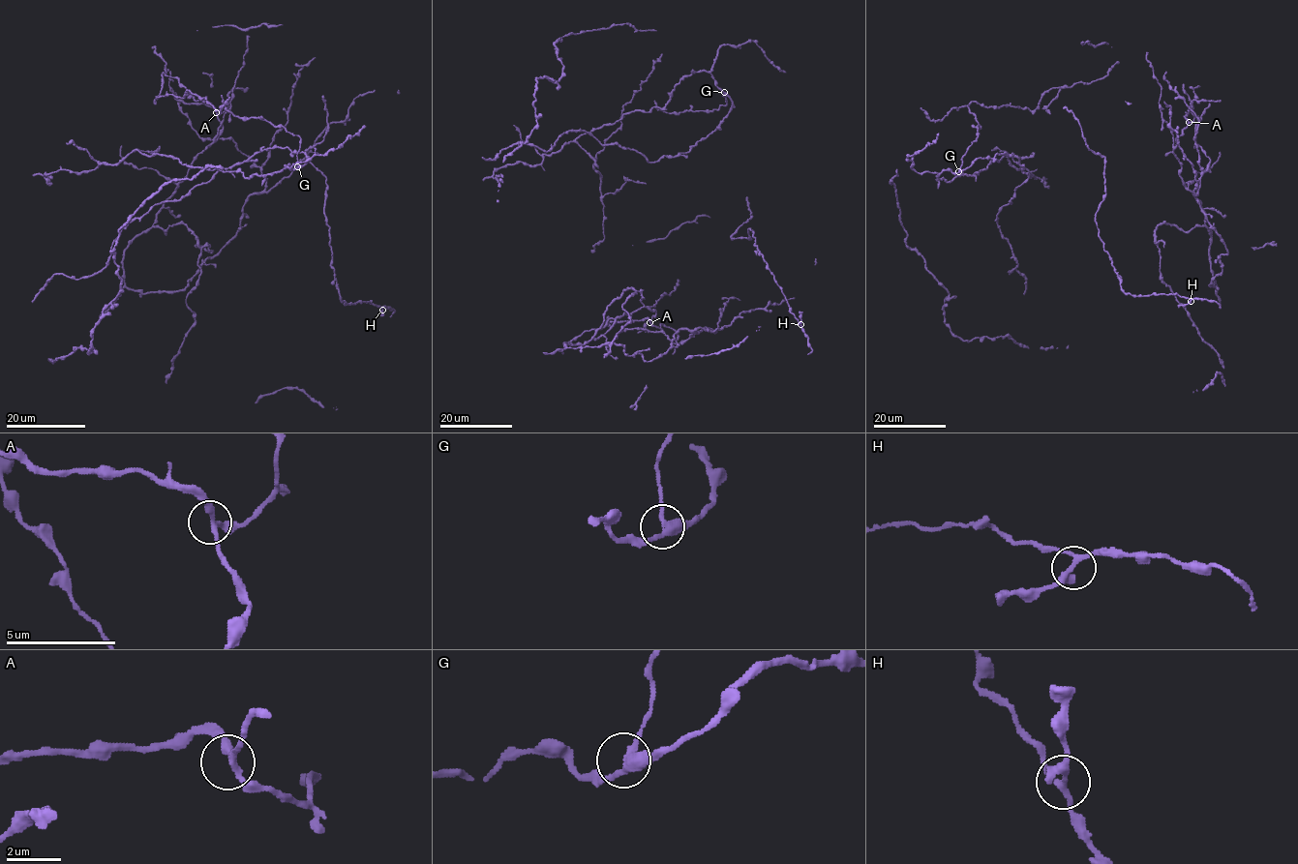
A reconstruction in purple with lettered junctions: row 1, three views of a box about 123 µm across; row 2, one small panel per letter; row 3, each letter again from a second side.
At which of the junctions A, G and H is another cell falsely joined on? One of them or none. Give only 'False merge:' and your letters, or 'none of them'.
False merge: G

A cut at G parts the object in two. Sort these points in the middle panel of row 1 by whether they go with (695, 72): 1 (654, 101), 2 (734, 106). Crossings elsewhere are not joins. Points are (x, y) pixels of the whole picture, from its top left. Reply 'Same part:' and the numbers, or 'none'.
Same part: 2

